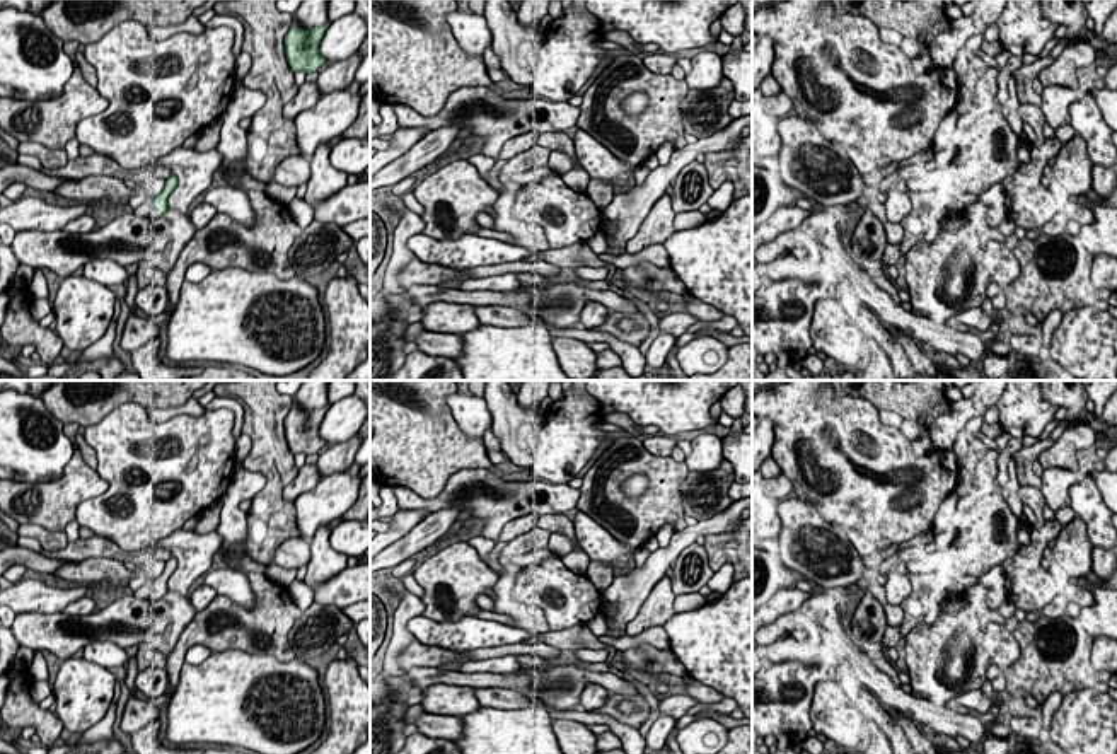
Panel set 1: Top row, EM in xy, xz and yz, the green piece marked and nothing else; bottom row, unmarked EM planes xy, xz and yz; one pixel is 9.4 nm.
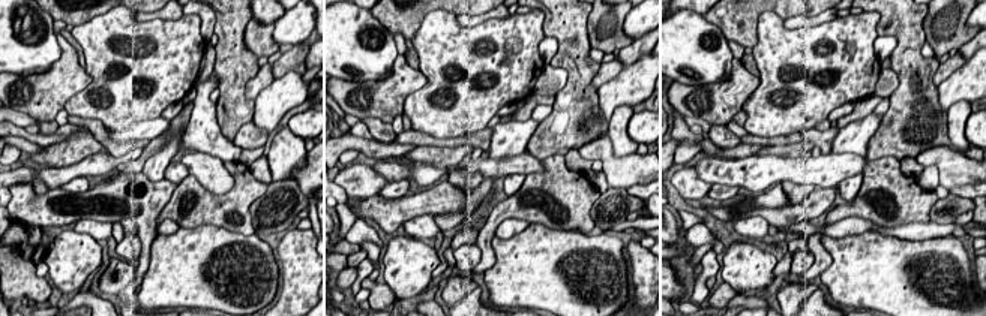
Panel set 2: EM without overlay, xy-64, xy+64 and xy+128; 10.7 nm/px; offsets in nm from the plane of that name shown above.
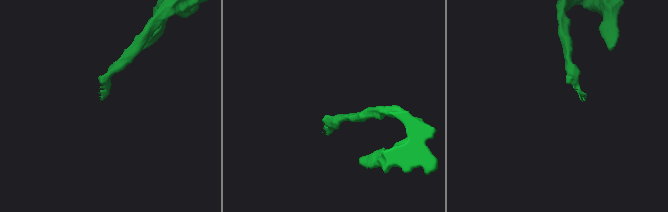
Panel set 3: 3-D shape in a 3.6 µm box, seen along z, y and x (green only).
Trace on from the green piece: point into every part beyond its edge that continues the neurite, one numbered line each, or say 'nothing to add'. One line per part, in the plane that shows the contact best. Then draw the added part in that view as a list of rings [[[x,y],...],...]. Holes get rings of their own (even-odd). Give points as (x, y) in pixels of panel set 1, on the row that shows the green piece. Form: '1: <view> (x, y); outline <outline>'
1: xy (145, 208); outline [[[143,198],[143,201],[133,208],[131,213],[145,218],[157,218],[157,210],[153,208],[152,198]]]

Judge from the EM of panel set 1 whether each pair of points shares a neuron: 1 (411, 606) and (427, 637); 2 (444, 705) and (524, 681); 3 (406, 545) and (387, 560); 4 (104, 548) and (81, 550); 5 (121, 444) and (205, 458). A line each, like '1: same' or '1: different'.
1: different
2: different
3: same
4: same
5: same

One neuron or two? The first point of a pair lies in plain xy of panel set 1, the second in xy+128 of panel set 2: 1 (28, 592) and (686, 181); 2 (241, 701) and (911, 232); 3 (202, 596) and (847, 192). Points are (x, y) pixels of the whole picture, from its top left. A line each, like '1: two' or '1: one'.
1: one
2: two
3: one

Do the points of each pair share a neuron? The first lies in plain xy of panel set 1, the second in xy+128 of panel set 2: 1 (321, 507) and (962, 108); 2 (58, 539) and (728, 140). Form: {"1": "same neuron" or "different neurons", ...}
{"1": "different neurons", "2": "same neuron"}

